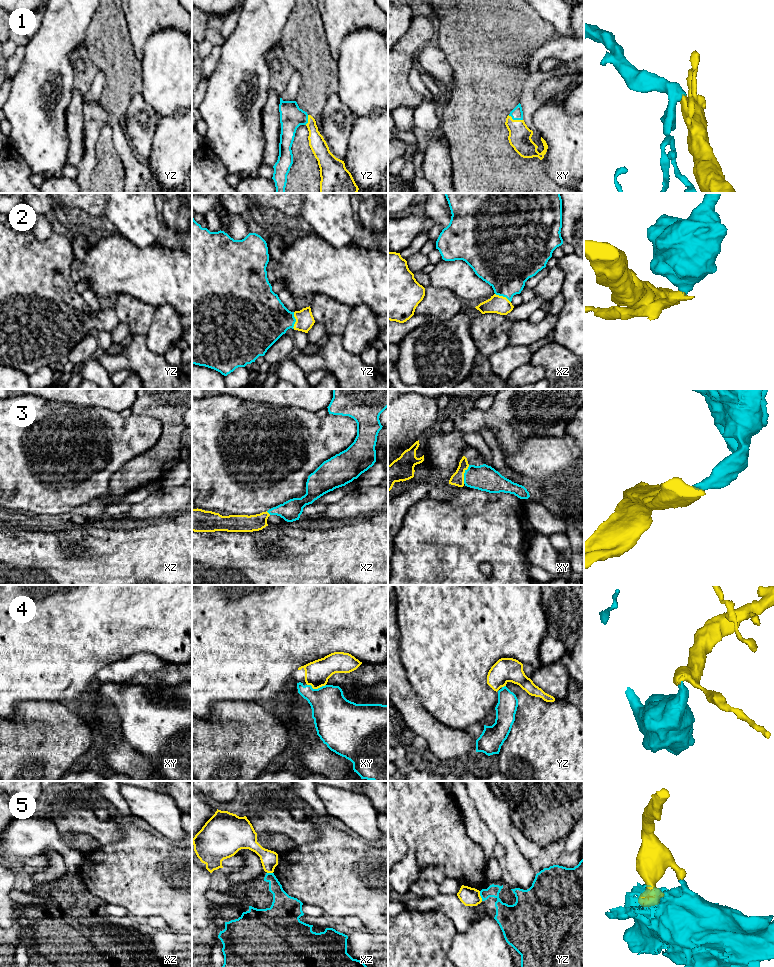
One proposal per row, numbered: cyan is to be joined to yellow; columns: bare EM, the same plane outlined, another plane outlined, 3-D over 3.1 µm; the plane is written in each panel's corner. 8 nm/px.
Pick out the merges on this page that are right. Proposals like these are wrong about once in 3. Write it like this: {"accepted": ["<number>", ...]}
{"accepted": ["1", "2", "3", "4"]}

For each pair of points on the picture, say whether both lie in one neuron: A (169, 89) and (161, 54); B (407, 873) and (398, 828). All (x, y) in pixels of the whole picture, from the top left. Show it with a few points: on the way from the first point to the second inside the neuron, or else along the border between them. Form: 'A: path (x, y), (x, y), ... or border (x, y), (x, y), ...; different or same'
A: path (169, 80), (169, 63); same
B: border (398, 861), (407, 853), (412, 852), (421, 869); different

